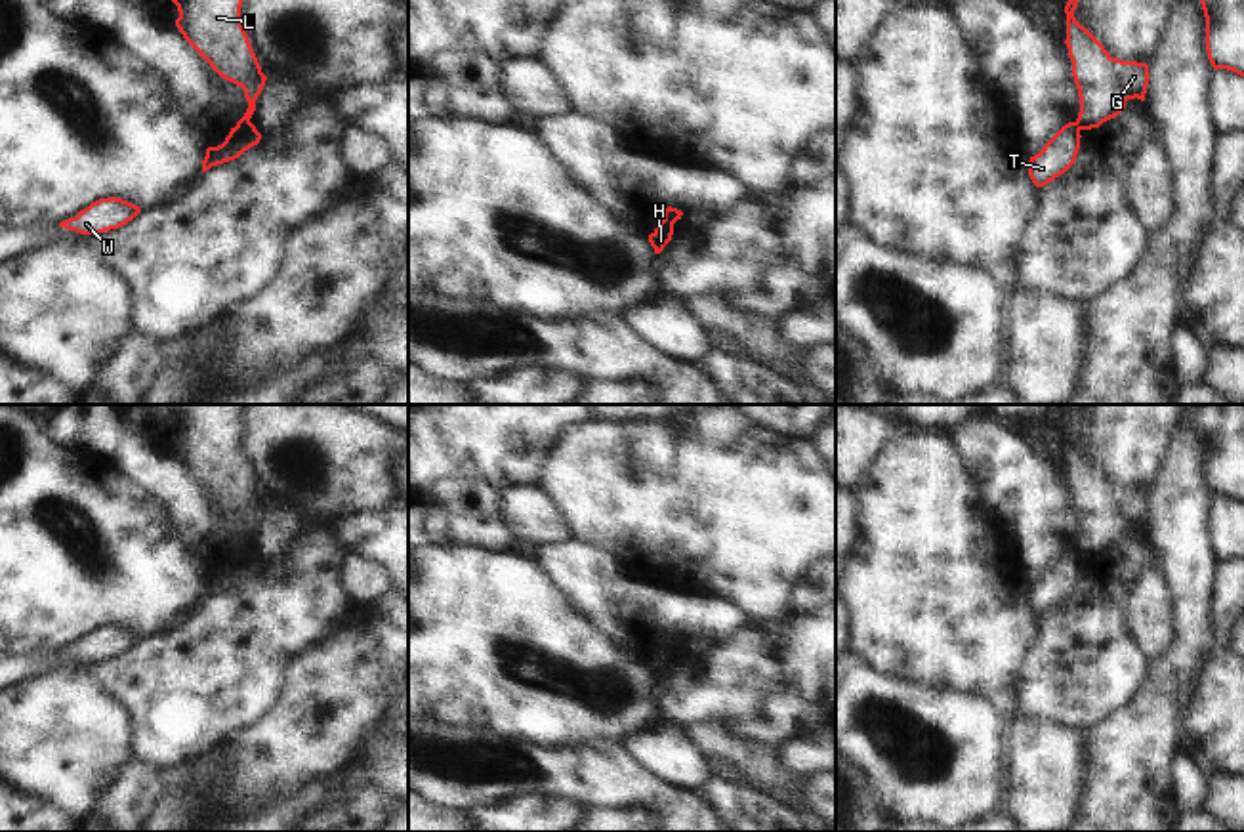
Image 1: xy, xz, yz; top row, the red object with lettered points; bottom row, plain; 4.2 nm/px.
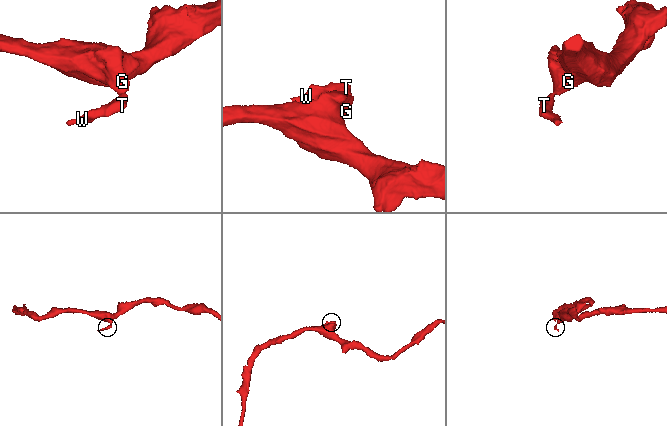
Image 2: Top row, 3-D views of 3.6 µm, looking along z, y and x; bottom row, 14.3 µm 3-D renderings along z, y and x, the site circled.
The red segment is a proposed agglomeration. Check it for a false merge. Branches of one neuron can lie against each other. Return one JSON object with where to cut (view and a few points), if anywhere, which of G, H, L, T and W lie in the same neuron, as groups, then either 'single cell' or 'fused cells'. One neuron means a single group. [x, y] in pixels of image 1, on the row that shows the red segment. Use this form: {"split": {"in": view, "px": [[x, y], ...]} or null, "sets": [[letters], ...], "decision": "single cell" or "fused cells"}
{"split": {"in": "xy", "px": [[248, 121], [237, 126]]}, "sets": [["G", "H", "L"], ["T", "W"]], "decision": "fused cells"}

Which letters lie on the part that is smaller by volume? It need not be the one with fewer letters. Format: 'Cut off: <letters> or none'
Cut off: T, W

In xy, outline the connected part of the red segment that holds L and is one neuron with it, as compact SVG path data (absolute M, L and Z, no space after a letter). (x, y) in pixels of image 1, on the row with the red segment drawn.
M172 0L179 17L176 27L202 59L225 80L240 86L248 101L244 116L237 122L250 122L256 99L267 76L250 46L240 21L242 0Z

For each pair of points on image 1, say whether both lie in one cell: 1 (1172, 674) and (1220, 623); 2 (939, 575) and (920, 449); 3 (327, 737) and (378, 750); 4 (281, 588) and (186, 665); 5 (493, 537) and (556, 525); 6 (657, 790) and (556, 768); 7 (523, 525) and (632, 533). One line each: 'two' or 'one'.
1: two
2: one
3: two
4: one
5: two
6: one
7: two

